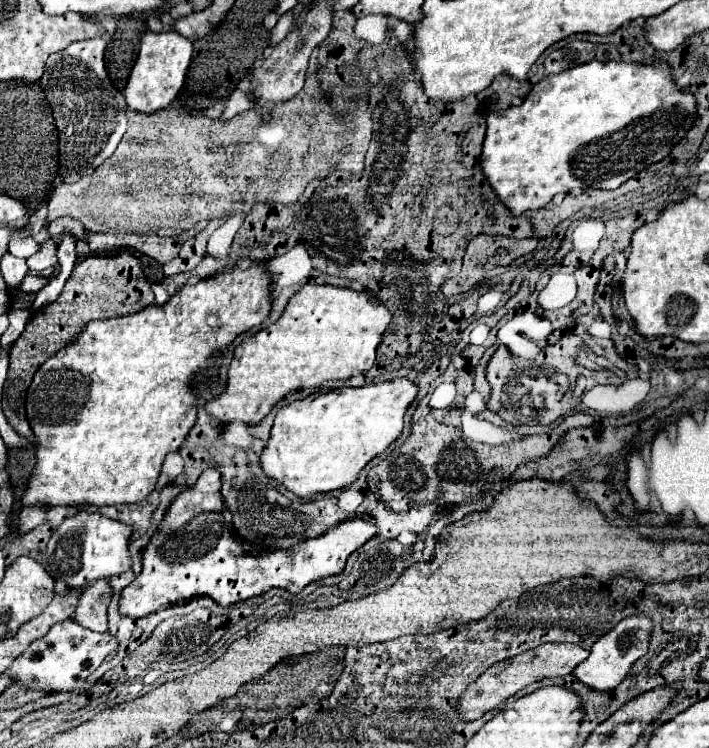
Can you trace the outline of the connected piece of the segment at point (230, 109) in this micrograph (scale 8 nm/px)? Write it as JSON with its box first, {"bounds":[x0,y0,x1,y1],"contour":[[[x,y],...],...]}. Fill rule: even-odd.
{"bounds":[221,90,255,120],"contour":[[[235,90],[235,92],[229,96],[229,100],[227,100],[227,104],[225,104],[225,110],[223,110],[221,118],[223,118],[223,120],[231,120],[231,118],[239,116],[239,112],[249,110],[249,108],[253,106],[253,102],[255,102],[255,100],[253,100],[251,94],[241,92],[241,90]]]}

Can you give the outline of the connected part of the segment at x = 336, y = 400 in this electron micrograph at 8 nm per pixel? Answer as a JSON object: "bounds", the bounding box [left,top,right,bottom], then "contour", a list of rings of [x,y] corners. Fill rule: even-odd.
{"bounds":[261,378,417,498],"contour":[[[393,378],[359,388],[311,394],[305,400],[283,406],[275,416],[271,438],[261,454],[265,474],[283,482],[301,498],[349,488],[359,478],[359,472],[399,438],[403,416],[415,400],[417,390],[409,378]]]}

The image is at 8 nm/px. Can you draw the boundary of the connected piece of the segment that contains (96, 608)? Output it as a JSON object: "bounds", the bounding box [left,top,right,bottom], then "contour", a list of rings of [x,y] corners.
{"bounds":[75,580,113,632],"contour":[[[97,580],[83,588],[81,602],[77,606],[75,622],[81,626],[95,630],[95,632],[107,632],[107,608],[113,596],[113,588],[109,580]]]}

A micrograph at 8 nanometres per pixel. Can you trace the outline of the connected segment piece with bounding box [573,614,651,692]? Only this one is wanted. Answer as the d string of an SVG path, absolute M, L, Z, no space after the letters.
M635 614L629 618L623 618L613 630L609 630L605 636L601 636L591 648L589 648L589 658L581 662L575 670L573 676L581 684L597 690L597 692L611 692L629 672L635 660L639 660L647 648L649 648L649 630L651 630L651 620L643 614Z

